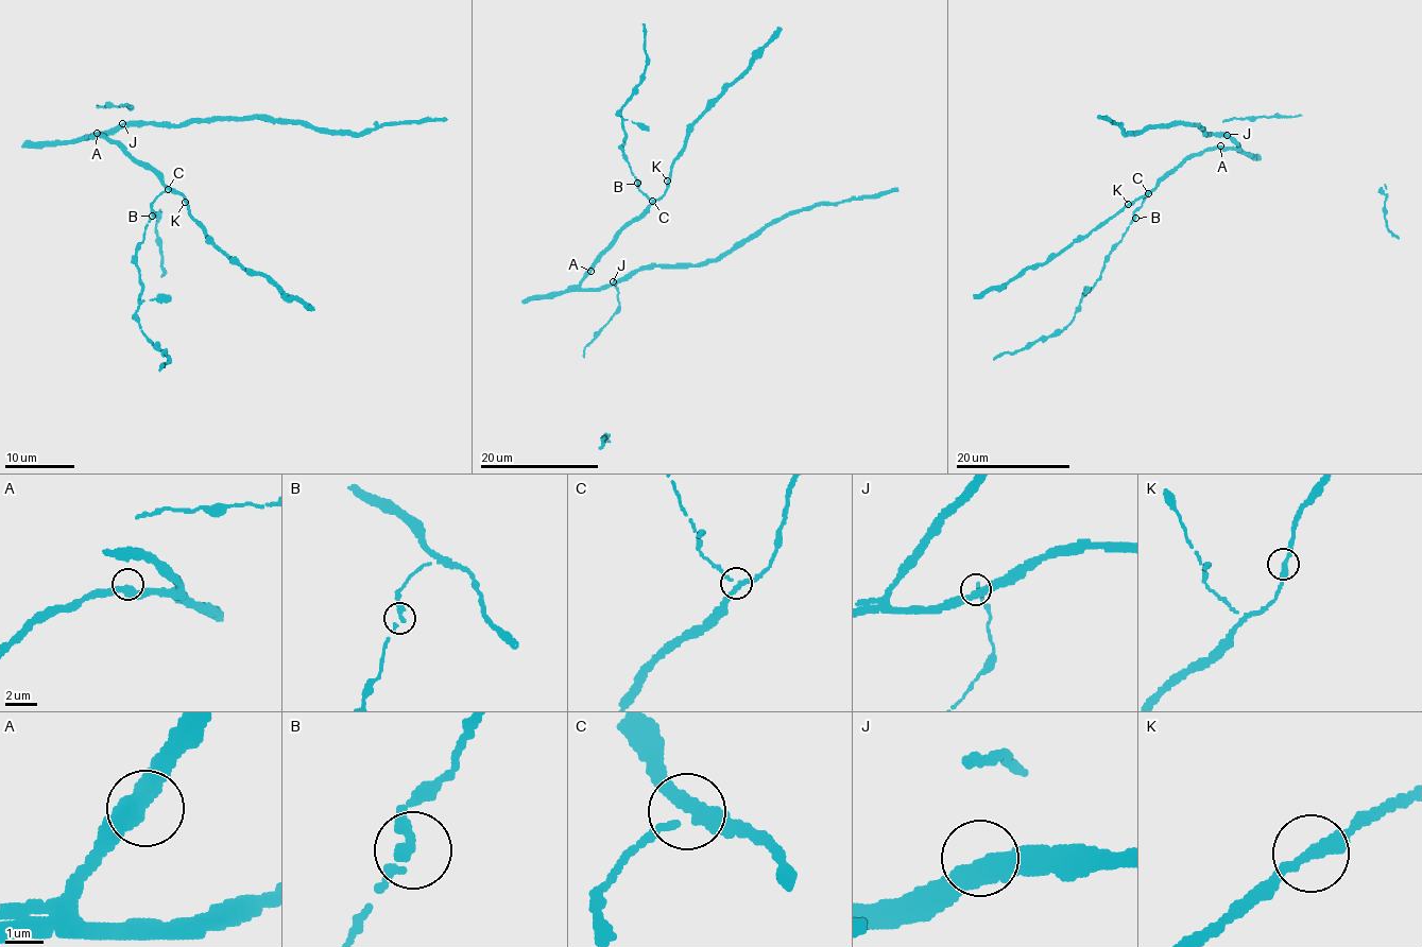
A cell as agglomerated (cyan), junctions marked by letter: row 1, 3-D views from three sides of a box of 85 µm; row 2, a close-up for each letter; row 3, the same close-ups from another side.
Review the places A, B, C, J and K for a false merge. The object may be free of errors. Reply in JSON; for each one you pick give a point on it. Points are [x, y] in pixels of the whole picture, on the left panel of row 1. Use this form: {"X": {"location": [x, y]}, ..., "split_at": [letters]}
{"split_at": []}

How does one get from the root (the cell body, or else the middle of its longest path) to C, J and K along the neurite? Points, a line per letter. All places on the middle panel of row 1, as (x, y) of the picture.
C: (589, 270), (621, 229), (636, 221), (652, 201)
J: (589, 270), (580, 282), (582, 289), (604, 289), (613, 281)
K: (589, 270), (621, 229), (661, 199), (667, 181)

